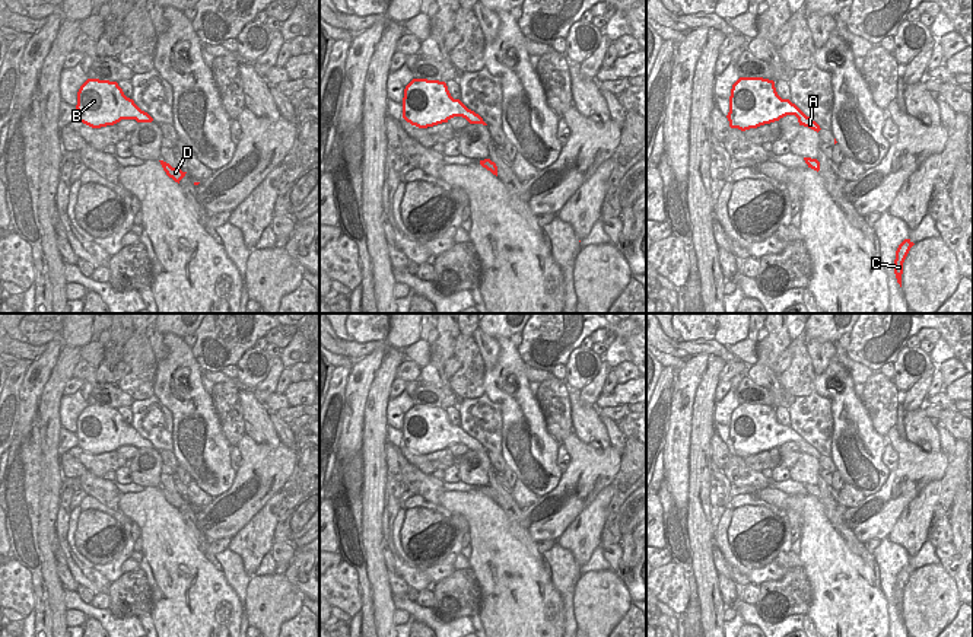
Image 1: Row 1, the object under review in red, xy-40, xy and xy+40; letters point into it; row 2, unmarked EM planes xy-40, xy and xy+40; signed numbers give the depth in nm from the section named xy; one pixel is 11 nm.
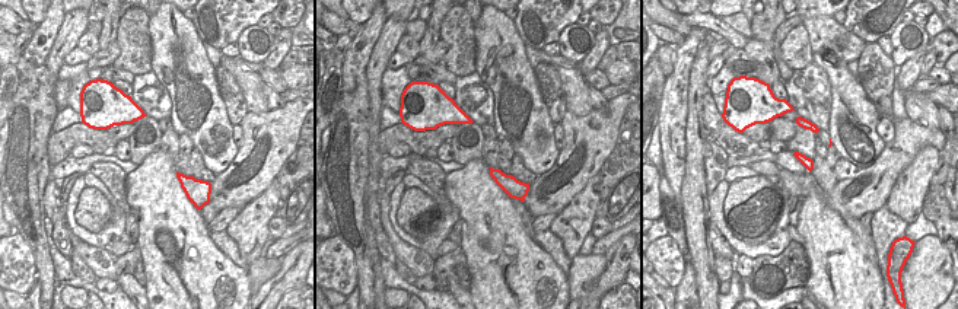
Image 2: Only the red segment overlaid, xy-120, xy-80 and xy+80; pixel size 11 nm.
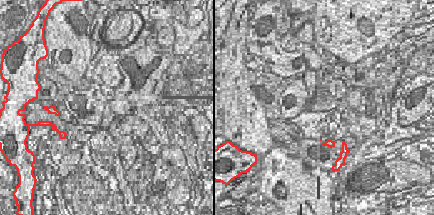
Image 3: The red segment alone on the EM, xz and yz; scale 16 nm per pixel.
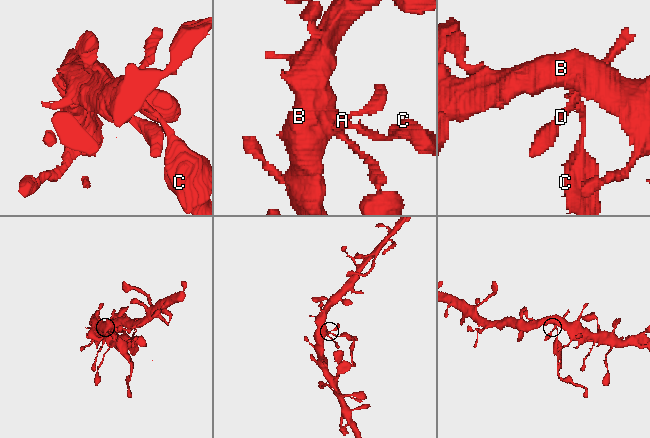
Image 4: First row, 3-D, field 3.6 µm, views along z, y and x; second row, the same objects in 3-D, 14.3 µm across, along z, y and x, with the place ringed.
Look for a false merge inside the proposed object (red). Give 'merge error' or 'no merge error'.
merge error

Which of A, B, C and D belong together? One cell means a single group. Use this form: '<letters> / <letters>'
A C / B D

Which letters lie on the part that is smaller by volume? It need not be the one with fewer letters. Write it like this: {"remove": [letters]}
{"remove": ["A", "C"]}

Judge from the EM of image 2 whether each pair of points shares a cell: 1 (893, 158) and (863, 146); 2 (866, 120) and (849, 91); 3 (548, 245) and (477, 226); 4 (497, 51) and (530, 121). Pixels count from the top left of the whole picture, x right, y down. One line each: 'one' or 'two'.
1: two
2: one
3: two
4: one

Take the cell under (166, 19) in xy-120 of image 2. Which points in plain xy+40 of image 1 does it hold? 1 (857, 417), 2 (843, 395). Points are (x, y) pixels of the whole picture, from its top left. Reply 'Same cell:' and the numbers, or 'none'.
Same cell: 1, 2

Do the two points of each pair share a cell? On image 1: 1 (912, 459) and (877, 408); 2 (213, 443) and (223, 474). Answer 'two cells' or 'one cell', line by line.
1: two cells
2: one cell

